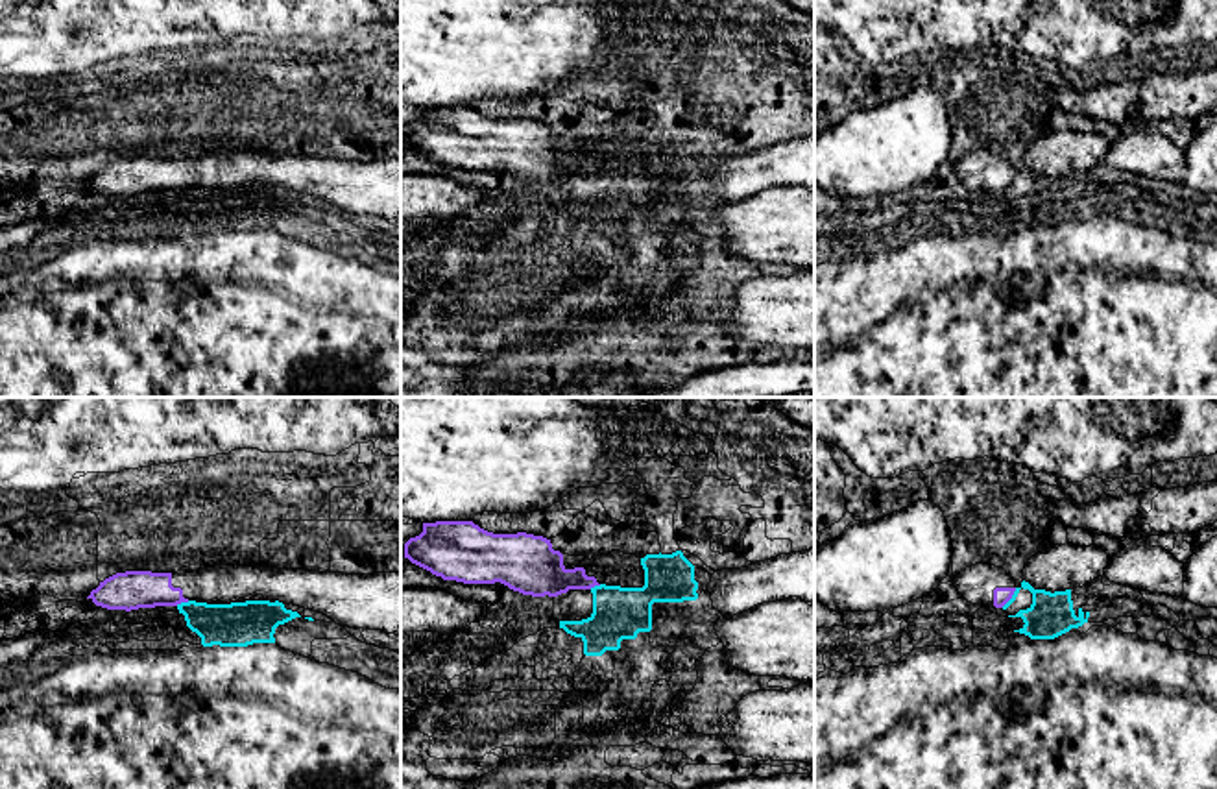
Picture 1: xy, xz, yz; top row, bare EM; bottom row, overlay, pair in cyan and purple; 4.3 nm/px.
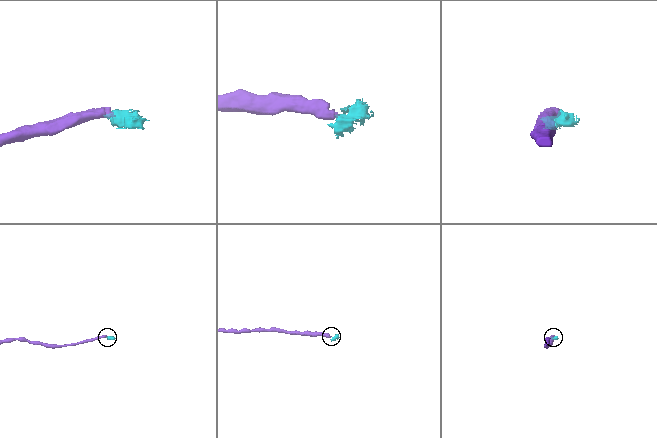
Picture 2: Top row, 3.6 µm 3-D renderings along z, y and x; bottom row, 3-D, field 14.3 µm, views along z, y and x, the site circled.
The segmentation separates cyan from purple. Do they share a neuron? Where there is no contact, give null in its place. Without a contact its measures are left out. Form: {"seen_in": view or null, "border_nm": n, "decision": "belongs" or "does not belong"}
{"seen_in": "yz", "border_nm": 110, "decision": "does not belong"}

